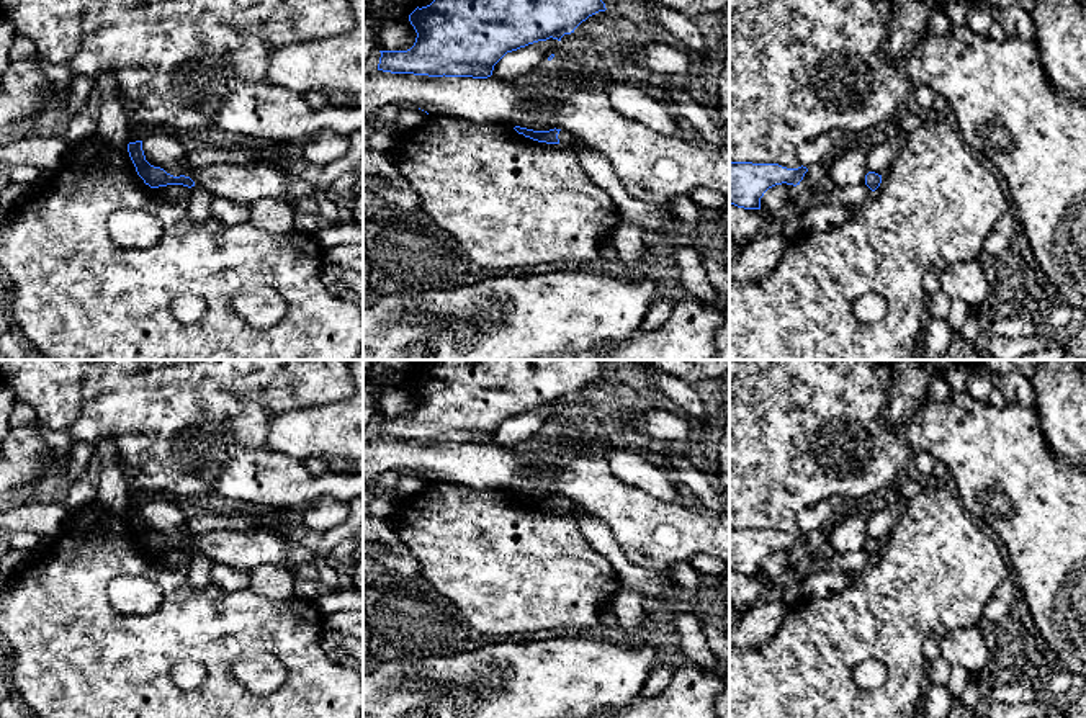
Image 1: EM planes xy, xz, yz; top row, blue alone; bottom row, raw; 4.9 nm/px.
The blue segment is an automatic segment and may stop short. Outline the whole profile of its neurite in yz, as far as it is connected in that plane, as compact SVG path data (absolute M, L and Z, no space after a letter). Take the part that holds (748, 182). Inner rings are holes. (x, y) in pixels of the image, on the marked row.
M729 162L729 204L761 209L761 198L775 185L800 185L806 167L787 168L779 164Z

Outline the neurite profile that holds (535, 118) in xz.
M540 103L533 106L523 106L512 114L507 123L510 128L520 126L533 131L550 131L554 129L550 114L541 108Z

